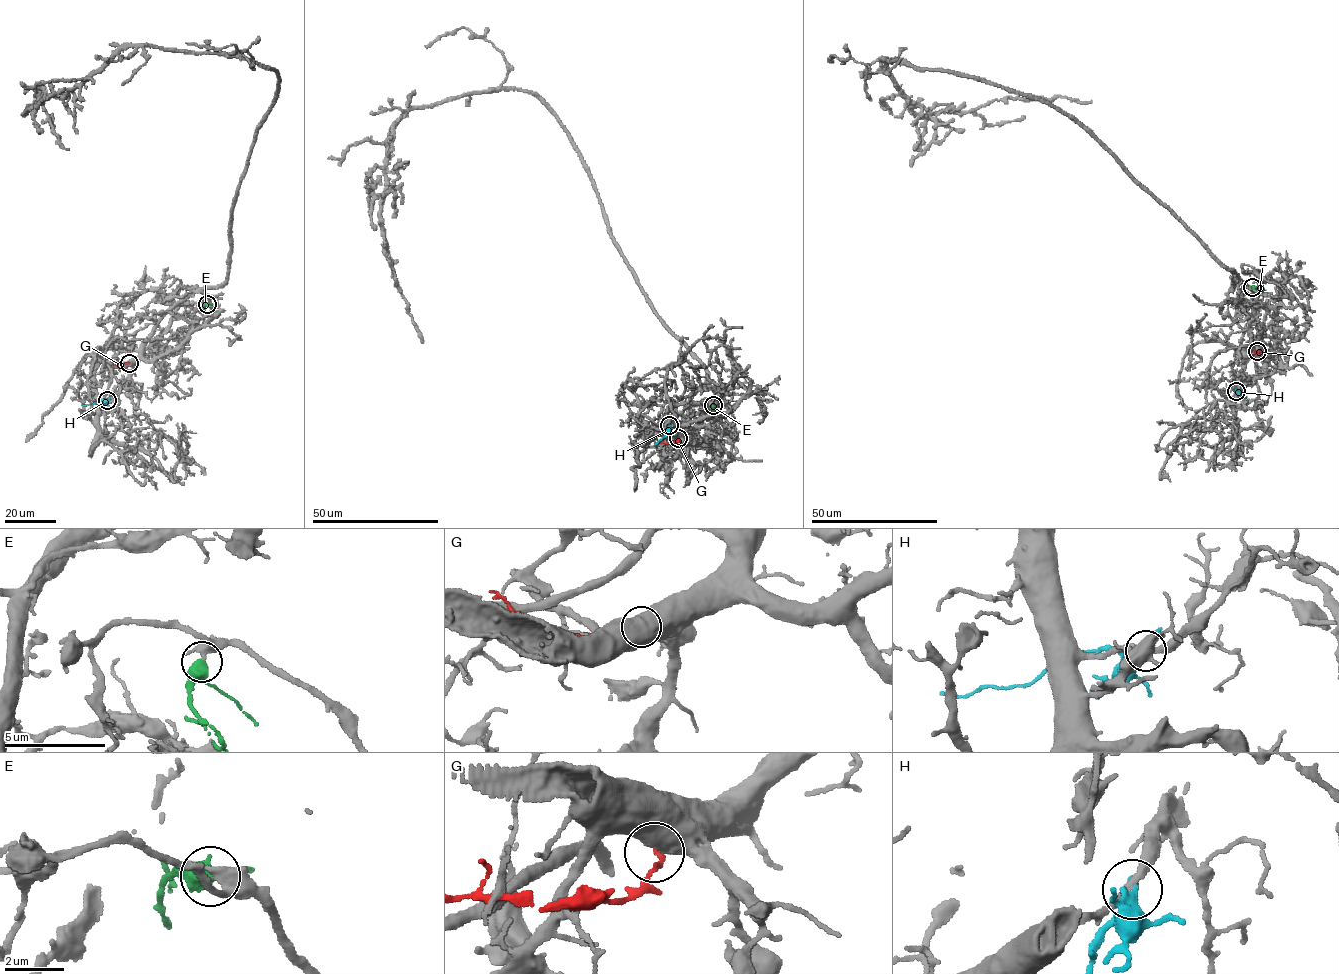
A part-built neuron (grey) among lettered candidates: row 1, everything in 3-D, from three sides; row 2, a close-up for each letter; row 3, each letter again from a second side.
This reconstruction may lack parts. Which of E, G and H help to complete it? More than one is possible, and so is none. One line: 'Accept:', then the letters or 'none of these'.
Accept: E

